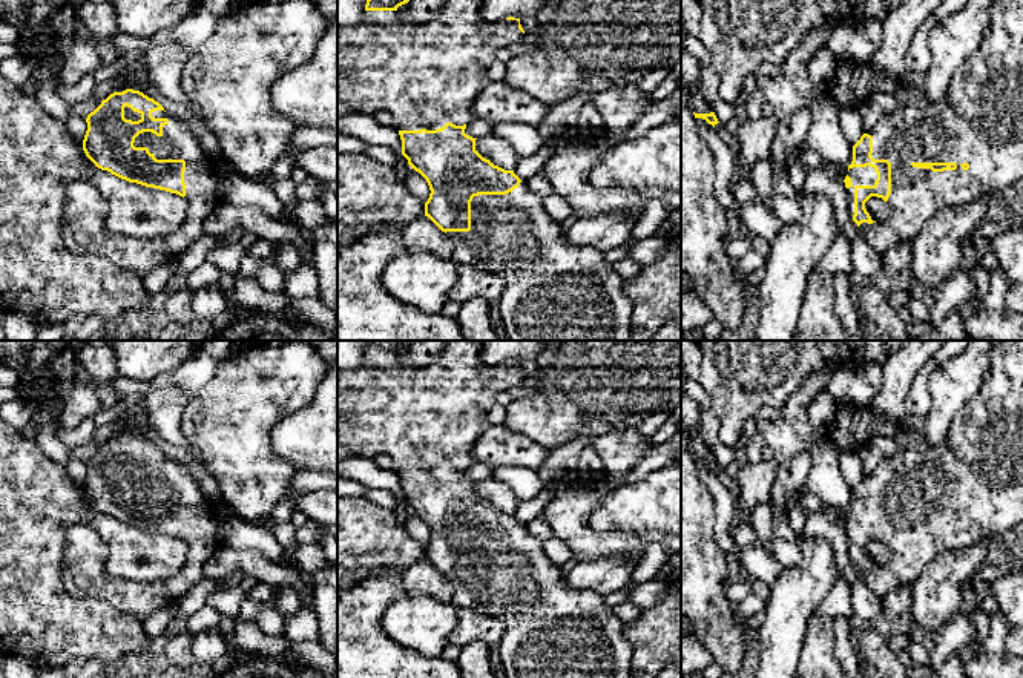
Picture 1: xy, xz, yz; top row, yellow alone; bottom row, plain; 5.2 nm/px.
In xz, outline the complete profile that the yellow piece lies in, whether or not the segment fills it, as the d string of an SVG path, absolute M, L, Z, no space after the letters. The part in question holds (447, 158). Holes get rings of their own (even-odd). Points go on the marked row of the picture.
M367 0L362 21L354 28L337 29L337 101L350 106L354 112L374 114L377 110L387 110L393 115L394 127L399 130L402 140L402 155L408 160L411 169L426 179L431 190L425 202L425 216L451 239L454 245L452 258L459 264L471 264L485 272L498 275L505 281L505 290L497 302L509 341L630 341L632 302L623 290L626 279L615 272L615 267L606 264L604 253L594 247L574 245L566 238L560 221L549 216L544 210L543 198L531 192L526 181L521 181L514 170L505 170L483 158L475 150L477 138L465 133L466 126L477 118L474 115L474 101L491 81L488 71L497 60L497 52L502 48L521 41L525 35L520 18L508 17L506 20L491 23L480 17L482 0L443 0L442 9L431 21L405 21L397 8L408 2L410 0Z

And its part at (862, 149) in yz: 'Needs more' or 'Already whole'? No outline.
Needs more

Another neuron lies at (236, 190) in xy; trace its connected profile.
M221 170L219 201L229 206L258 206L267 216L279 219L284 206L273 189L261 186L258 181L241 176L238 172Z

